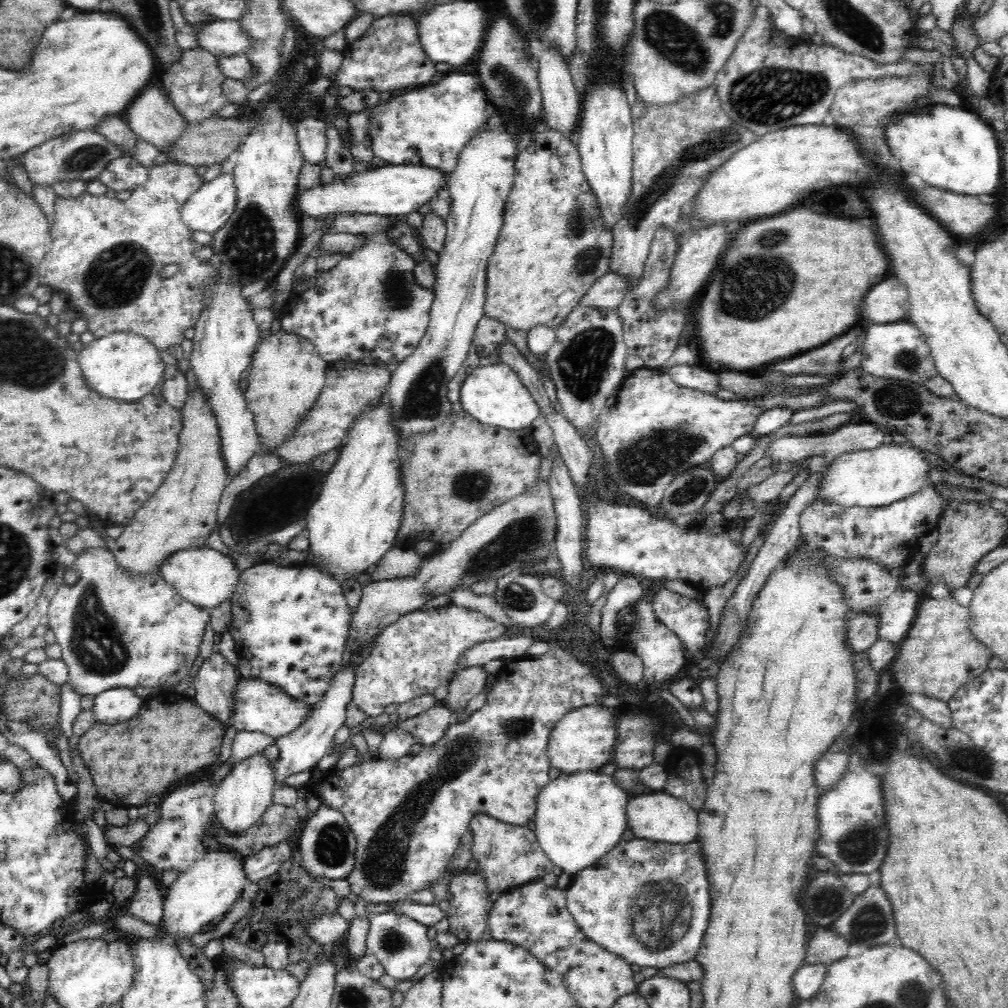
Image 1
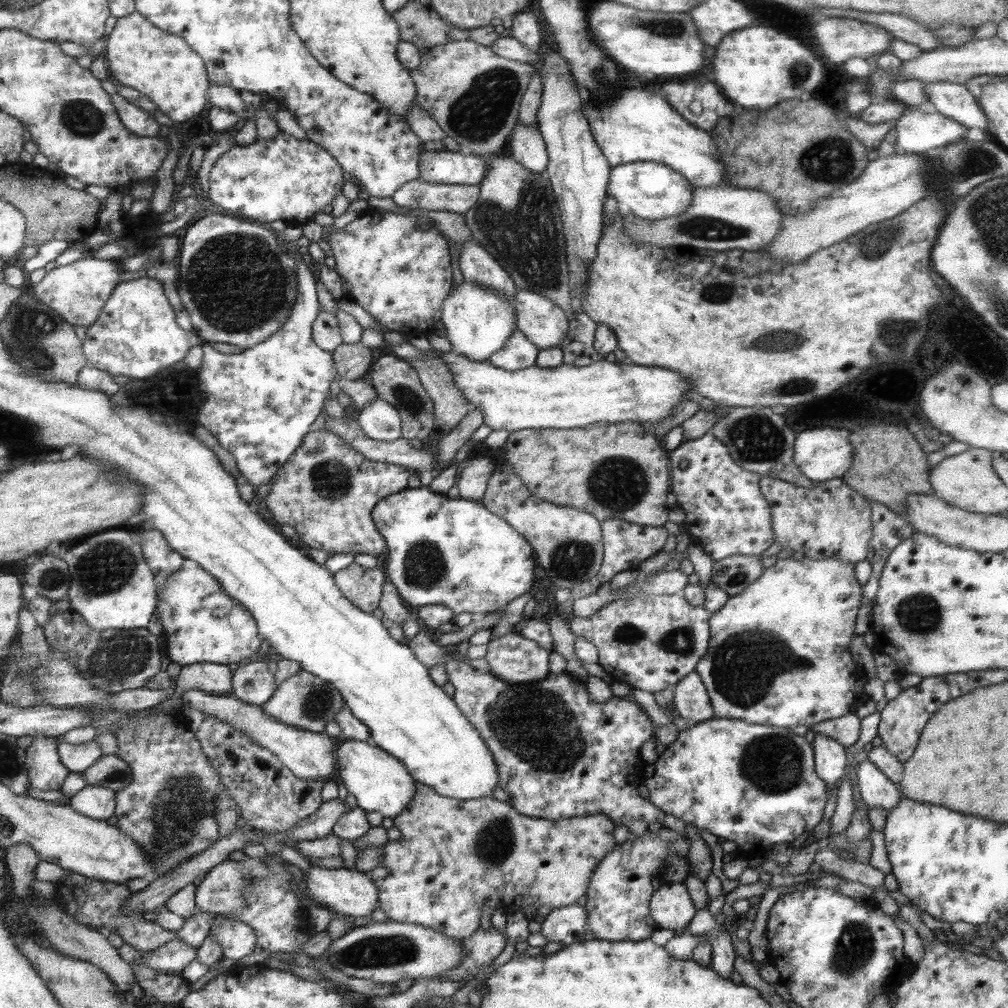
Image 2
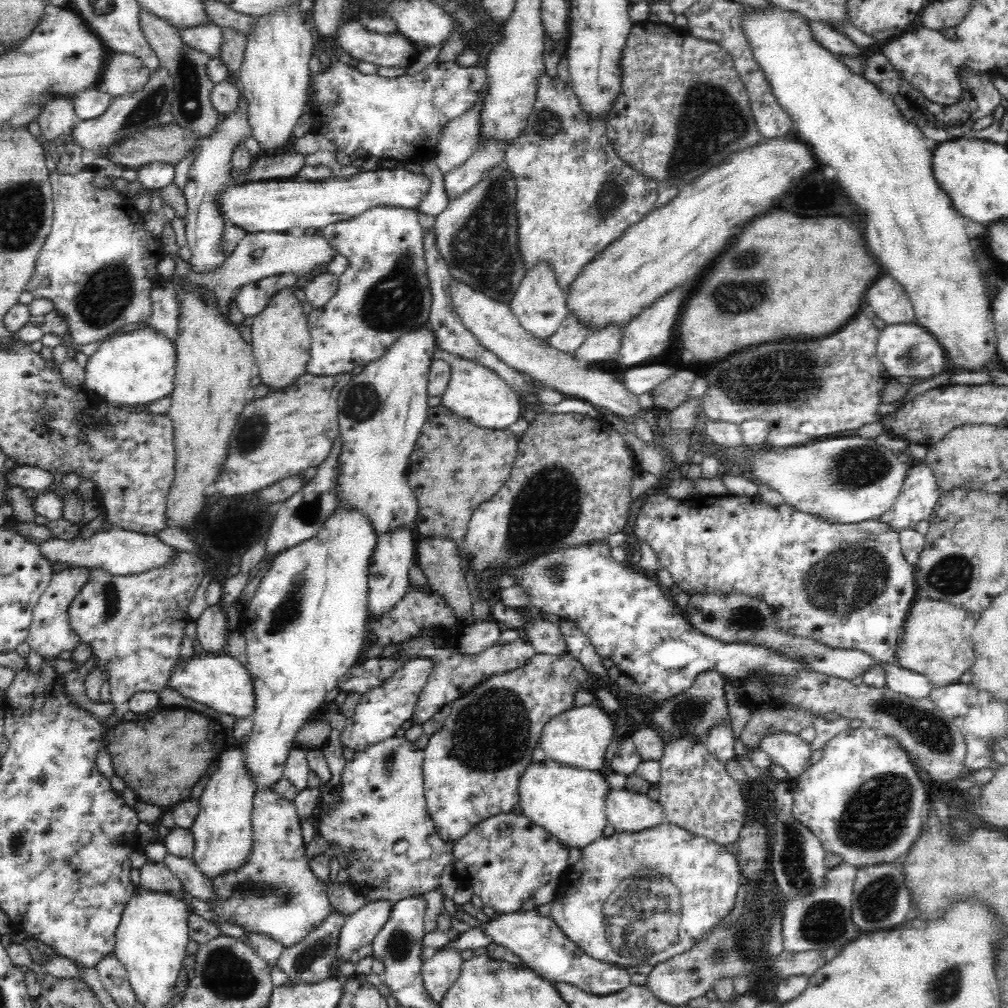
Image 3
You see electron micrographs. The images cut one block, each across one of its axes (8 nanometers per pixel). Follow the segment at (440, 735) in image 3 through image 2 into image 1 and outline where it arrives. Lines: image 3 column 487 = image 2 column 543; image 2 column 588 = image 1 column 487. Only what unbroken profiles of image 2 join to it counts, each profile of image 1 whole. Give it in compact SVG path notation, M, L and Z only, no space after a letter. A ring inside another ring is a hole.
M553 647L537 659L524 657L510 661L510 664L504 664L496 674L496 680L494 680L494 684L490 686L490 690L488 690L488 694L486 694L484 706L482 706L480 710L469 714L468 718L463 722L450 725L448 730L444 732L444 737L439 742L433 743L433 746L422 748L416 756L408 755L400 758L400 760L390 761L382 761L374 758L368 761L358 761L354 766L344 768L344 770L332 769L325 772L326 776L320 780L320 784L312 786L312 791L308 792L307 795L315 795L319 798L321 805L334 808L342 813L352 834L357 840L357 847L354 851L354 864L350 869L348 878L346 878L346 881L348 881L350 885L350 891L356 894L356 896L360 896L360 898L366 902L388 904L389 902L406 899L408 894L418 892L425 887L430 889L430 883L442 879L449 872L448 866L450 866L450 860L452 860L452 856L454 856L460 844L461 837L469 829L470 821L476 814L486 814L491 818L500 820L500 822L514 826L526 827L528 822L534 822L536 815L536 796L541 788L546 786L551 780L549 778L549 770L551 767L549 766L549 759L547 758L547 744L553 726L571 710L599 704L598 700L600 700L600 696L602 696L602 684L600 684L600 680L590 671L590 668L586 666L586 664L582 664L575 655L568 653L562 648L558 649Z

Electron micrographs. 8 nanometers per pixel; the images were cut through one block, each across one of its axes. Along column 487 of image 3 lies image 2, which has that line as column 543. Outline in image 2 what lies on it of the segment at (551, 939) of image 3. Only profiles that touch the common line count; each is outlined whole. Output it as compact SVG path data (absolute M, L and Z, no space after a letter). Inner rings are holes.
M577 903L552 909L545 916L540 933L548 941L564 943L564 946L578 942L586 932L586 913L586 908Z

